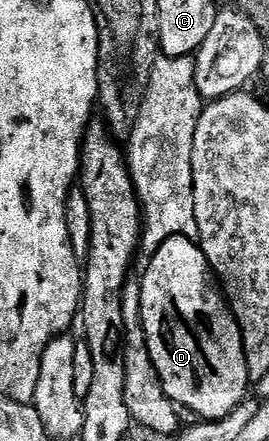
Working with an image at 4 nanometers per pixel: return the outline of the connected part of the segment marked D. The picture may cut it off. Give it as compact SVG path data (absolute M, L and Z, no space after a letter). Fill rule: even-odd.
M174 238L163 242L161 249L152 256L151 262L146 264L149 265L145 268L145 276L143 275L141 313L145 319L147 346L169 399L182 409L193 408L197 415L194 417L197 418L220 418L231 414L231 410L242 402L245 393L241 392L248 388L250 391L251 381L247 362L243 359L241 329L235 326L233 313L227 310L224 295L219 294L218 285L211 279L211 269L203 262L200 247L195 246L194 241Z

